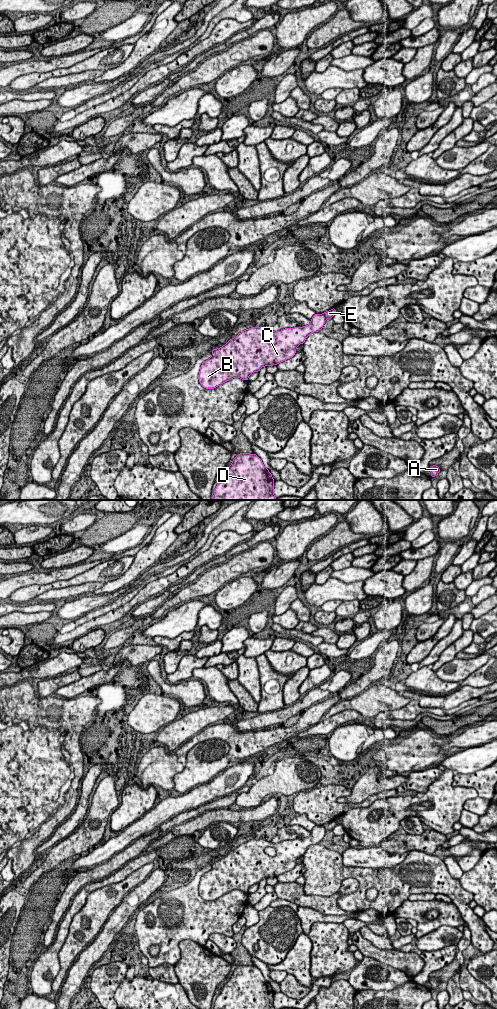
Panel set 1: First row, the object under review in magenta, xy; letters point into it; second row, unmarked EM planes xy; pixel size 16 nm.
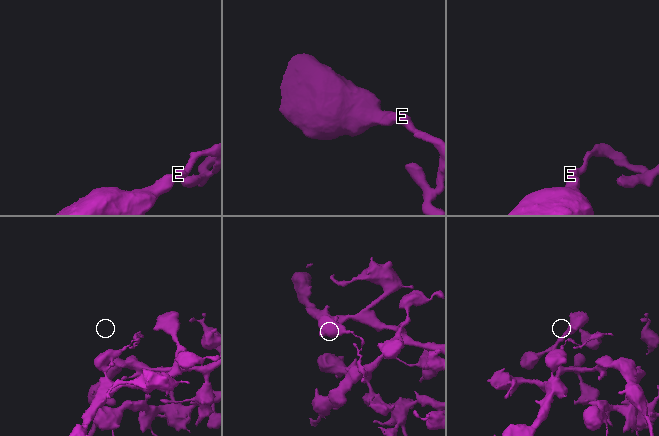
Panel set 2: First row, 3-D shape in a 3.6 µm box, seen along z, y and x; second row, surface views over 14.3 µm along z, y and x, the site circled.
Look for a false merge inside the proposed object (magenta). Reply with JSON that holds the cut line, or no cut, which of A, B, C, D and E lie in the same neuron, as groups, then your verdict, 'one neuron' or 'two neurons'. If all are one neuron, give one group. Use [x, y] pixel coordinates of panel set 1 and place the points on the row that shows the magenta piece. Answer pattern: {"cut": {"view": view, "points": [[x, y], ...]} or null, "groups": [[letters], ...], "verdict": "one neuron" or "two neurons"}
{"cut": {"view": "xy", "points": [[322, 314], [325, 318]]}, "groups": [["A", "B", "C", "D"], ["E"]], "verdict": "two neurons"}

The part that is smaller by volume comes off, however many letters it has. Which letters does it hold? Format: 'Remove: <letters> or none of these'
Remove: E

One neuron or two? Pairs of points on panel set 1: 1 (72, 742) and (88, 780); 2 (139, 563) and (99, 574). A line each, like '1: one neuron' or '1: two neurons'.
1: two neurons
2: two neurons

